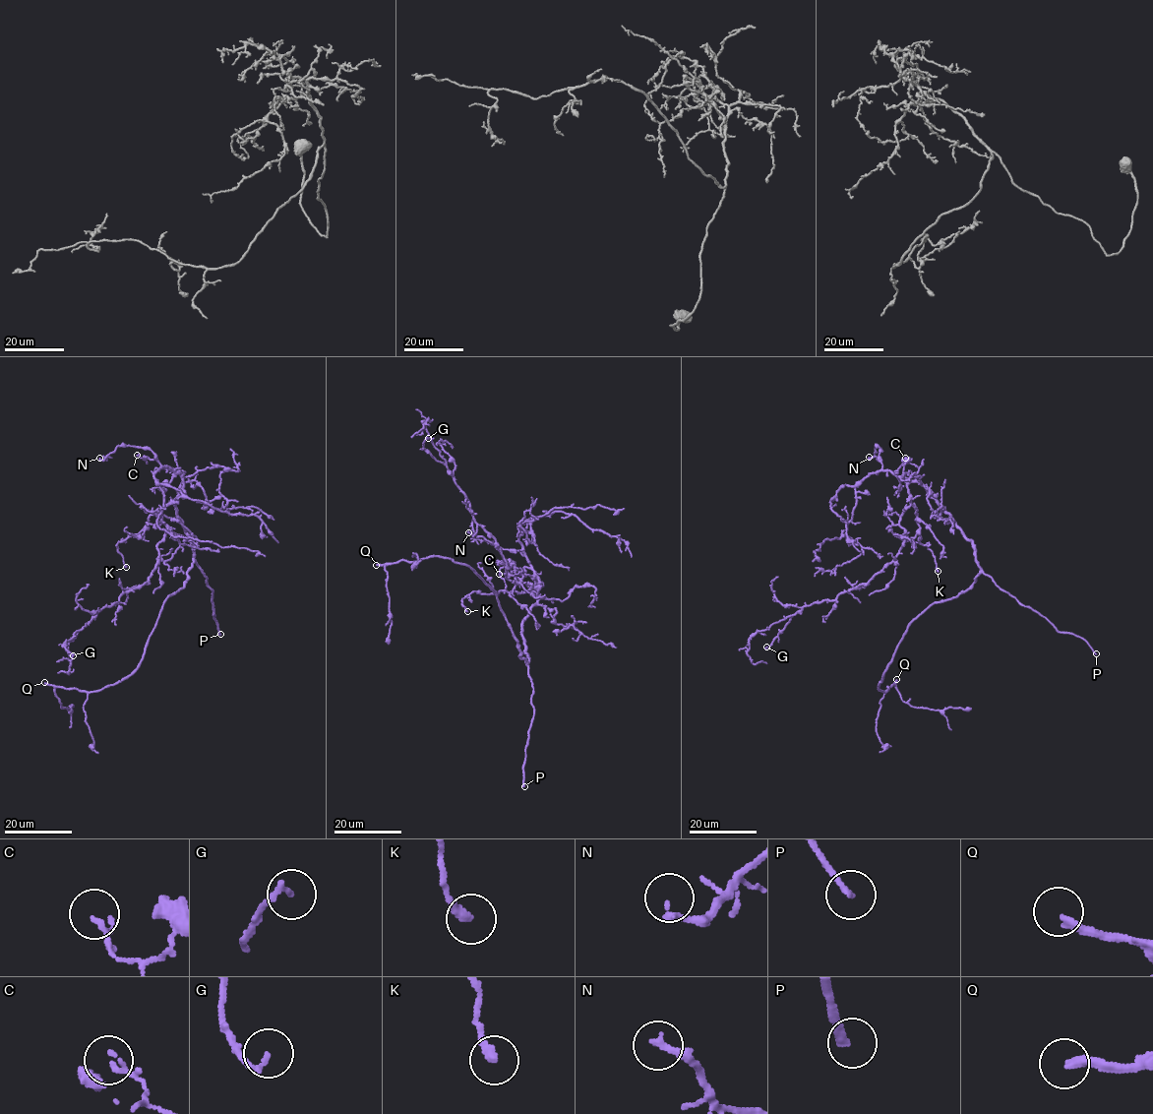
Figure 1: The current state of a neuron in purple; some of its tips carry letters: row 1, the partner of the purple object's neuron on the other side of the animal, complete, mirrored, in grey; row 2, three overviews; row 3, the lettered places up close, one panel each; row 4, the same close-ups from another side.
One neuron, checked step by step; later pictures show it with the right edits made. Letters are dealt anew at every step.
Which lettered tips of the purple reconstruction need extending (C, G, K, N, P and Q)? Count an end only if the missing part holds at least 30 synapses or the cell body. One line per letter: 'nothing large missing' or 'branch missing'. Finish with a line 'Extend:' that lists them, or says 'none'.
C: nothing large missing
G: nothing large missing
K: nothing large missing
N: nothing large missing
P: branch missing
Q: branch missing
Extend: P, Q

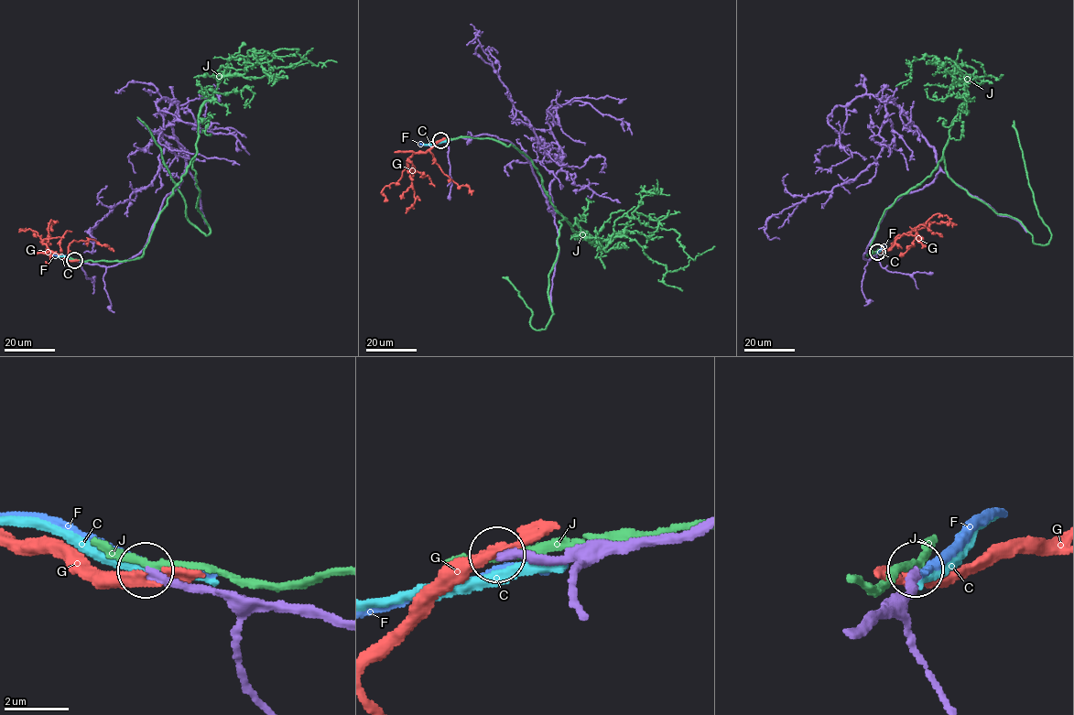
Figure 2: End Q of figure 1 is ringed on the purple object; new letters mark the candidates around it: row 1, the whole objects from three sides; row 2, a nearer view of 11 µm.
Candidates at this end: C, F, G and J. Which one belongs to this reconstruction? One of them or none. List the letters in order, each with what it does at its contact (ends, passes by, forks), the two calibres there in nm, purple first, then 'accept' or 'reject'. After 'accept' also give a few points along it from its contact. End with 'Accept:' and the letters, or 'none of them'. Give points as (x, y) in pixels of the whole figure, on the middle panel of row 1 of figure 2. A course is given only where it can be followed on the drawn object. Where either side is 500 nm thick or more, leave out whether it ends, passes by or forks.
C: it passes by; calibres 380 and 240 nm; reject
F: it passes by; calibres 320 and 240 nm; reject
G: it passes by; calibres 320 and 320 nm; reject
J: it passes by; calibres 300 and 240 nm; reject
Accept: none of them

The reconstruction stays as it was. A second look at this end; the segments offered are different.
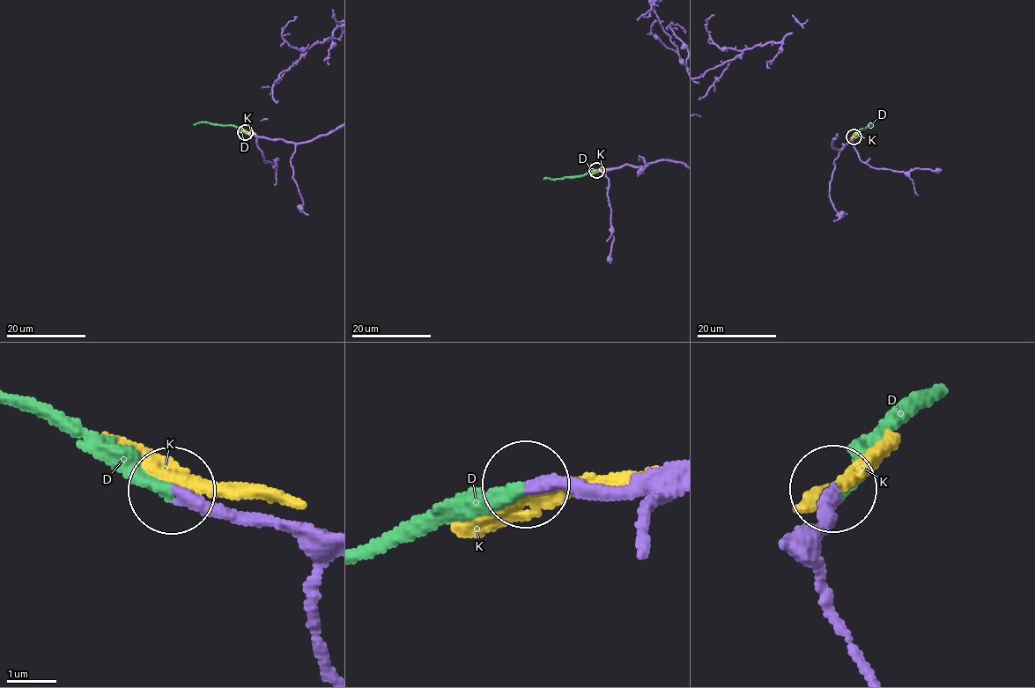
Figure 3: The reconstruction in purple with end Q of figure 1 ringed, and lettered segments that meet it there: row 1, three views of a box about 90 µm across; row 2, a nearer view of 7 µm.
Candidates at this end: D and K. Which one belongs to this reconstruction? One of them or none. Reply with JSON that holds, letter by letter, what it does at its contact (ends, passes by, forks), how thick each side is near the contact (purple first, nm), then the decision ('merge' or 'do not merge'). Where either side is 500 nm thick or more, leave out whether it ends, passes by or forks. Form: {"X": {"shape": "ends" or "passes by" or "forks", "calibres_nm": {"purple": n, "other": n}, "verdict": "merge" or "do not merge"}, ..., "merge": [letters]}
{"D": {"shape": "ends", "calibres_nm": {"purple": 280, "other": 280}, "verdict": "merge"}, "K": {"shape": "passes by", "calibres_nm": {"purple": 320, "other": 280}, "verdict": "do not merge"}, "merge": ["D"]}

